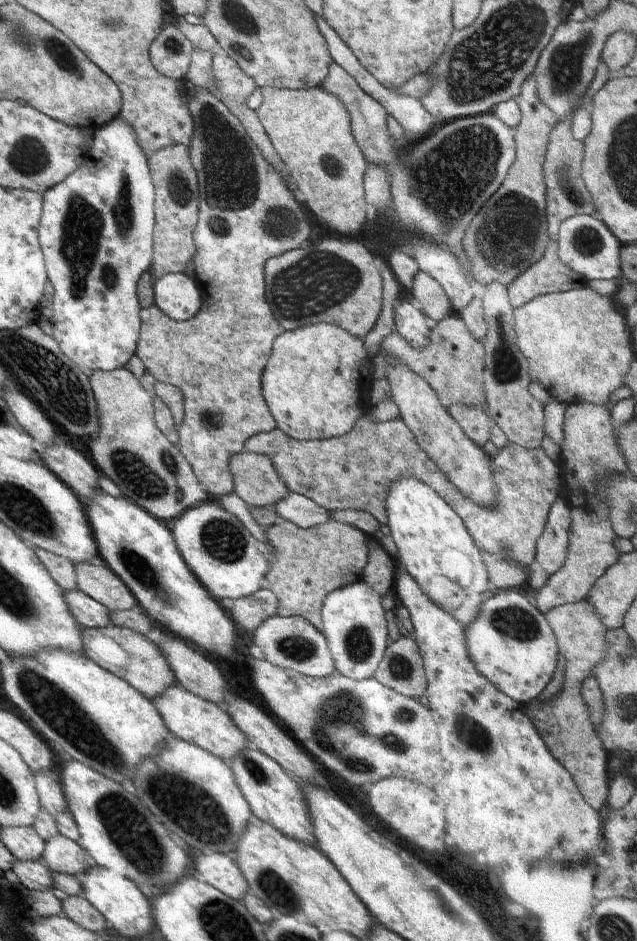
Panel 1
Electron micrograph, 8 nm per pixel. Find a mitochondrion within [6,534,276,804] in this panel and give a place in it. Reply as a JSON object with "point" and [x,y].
{"point":[56,709]}

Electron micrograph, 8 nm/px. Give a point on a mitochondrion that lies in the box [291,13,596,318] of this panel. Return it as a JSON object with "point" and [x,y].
{"point":[447,180]}

